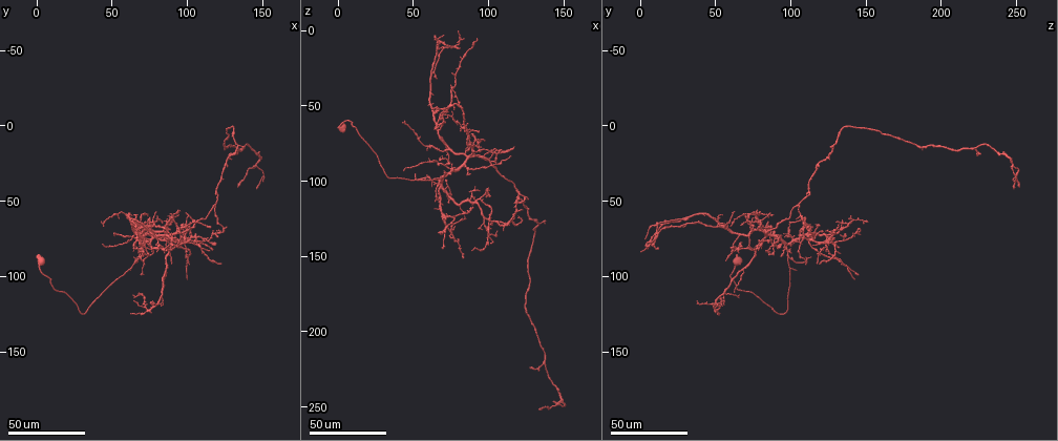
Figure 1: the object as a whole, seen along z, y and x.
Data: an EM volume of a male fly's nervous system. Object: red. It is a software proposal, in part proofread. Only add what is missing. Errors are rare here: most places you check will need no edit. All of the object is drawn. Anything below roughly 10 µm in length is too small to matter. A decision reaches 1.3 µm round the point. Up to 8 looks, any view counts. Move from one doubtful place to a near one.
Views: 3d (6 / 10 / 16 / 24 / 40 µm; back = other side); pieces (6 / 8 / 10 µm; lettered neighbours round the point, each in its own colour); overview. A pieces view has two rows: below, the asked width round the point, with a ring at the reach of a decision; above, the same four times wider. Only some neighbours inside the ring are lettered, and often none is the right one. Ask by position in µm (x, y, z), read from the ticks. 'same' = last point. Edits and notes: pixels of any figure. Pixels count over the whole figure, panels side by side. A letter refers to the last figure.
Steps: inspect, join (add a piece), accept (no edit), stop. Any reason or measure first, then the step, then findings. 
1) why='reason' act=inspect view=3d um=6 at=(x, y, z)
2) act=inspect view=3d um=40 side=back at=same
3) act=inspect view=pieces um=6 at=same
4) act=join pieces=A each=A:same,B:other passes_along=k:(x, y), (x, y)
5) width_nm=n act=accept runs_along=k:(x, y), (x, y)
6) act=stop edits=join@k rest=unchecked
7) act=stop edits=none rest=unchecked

why='thin end' act=inspect view=3d um=40 at=(44, 78, 94)

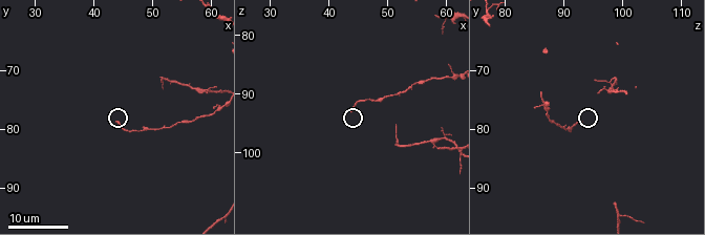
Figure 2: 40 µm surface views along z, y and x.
act=inspect view=3d um=6 at=(44.0, 78.5, 93.0)

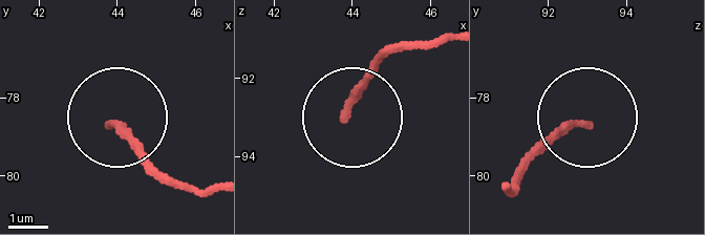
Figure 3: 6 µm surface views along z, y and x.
act=inspect view=pieces um=10 at=(43.85, 78.75, 93.00)

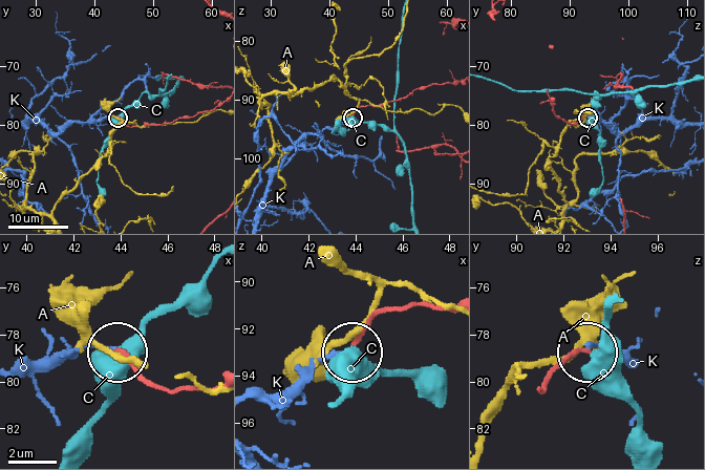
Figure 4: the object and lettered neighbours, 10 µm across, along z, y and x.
width_nm=190 act=accept each=A:other,C:other,K:other found='no lettered piece goes on from it'

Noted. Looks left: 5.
why='branch stops here' act=inspect view=3d um=24 at=(88, 92, 116)

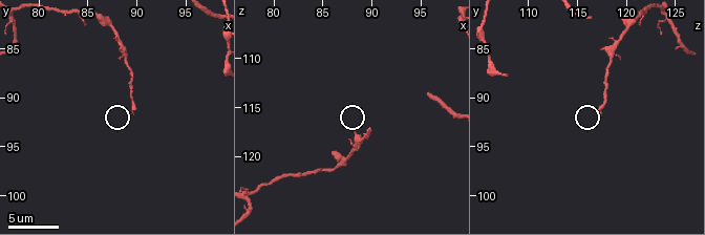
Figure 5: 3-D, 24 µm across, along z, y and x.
why='what lies round it' act=inspect view=pieces um=10 at=(89.6, 91.6, 117.6)

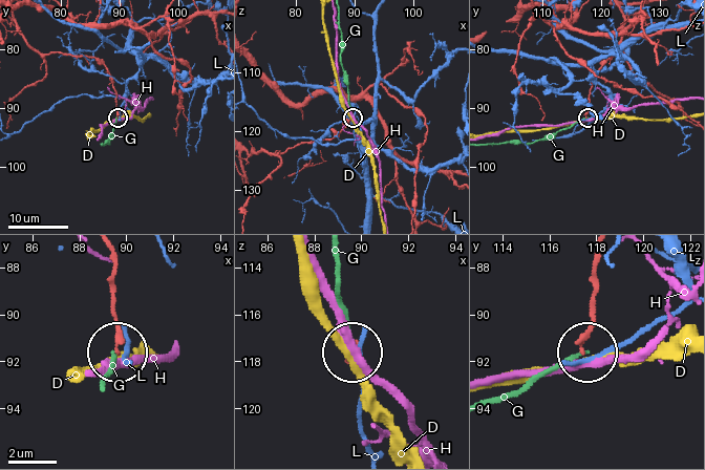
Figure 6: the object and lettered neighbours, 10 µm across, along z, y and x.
width_nm=220 act=accept each=D:other,G:other,H:other,L:other runs_along=6:(597, 254), (597, 308), (584, 348) found='none of them fits'

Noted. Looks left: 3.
why='branch stops here' act=inspect view=3d um=40 at=(122, 92, 120)

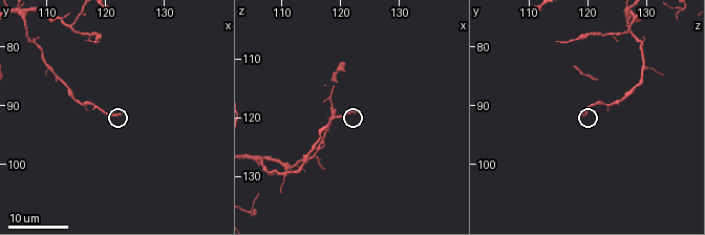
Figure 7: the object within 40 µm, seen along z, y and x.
act=inspect view=pieces um=8 at=(122.0, 91.5, 119.5)

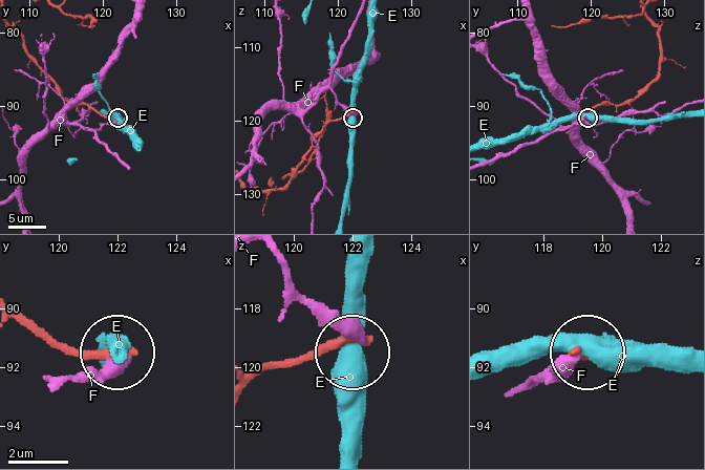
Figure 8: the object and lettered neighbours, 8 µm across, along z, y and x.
act=accept each=E:other,F:other runs_along=8:(257, 376), (347, 341), (360, 343) found='no lettered piece goes on from it'

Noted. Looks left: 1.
act=stop edits=none rest=unchecked

